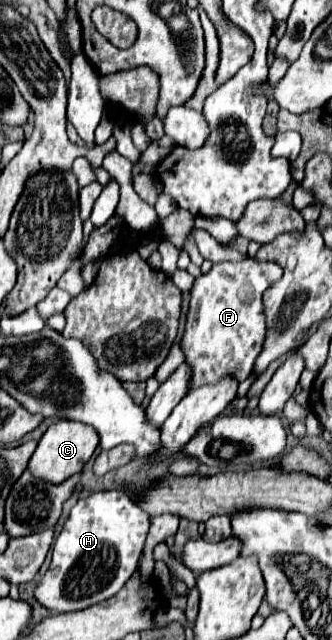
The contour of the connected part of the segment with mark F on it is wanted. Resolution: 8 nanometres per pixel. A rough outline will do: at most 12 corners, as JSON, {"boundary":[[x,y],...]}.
{"boundary":[[221,261],[195,279],[181,341],[191,387],[251,375],[261,297],[281,267]]}

